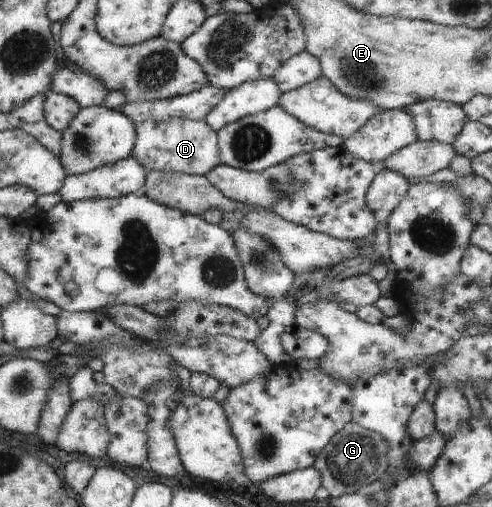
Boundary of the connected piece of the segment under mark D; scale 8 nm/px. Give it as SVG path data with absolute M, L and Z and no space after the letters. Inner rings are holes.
M167 119L167 121L143 121L132 123L135 143L130 157L147 171L175 171L186 175L205 175L220 165L217 153L217 137L204 120Z

